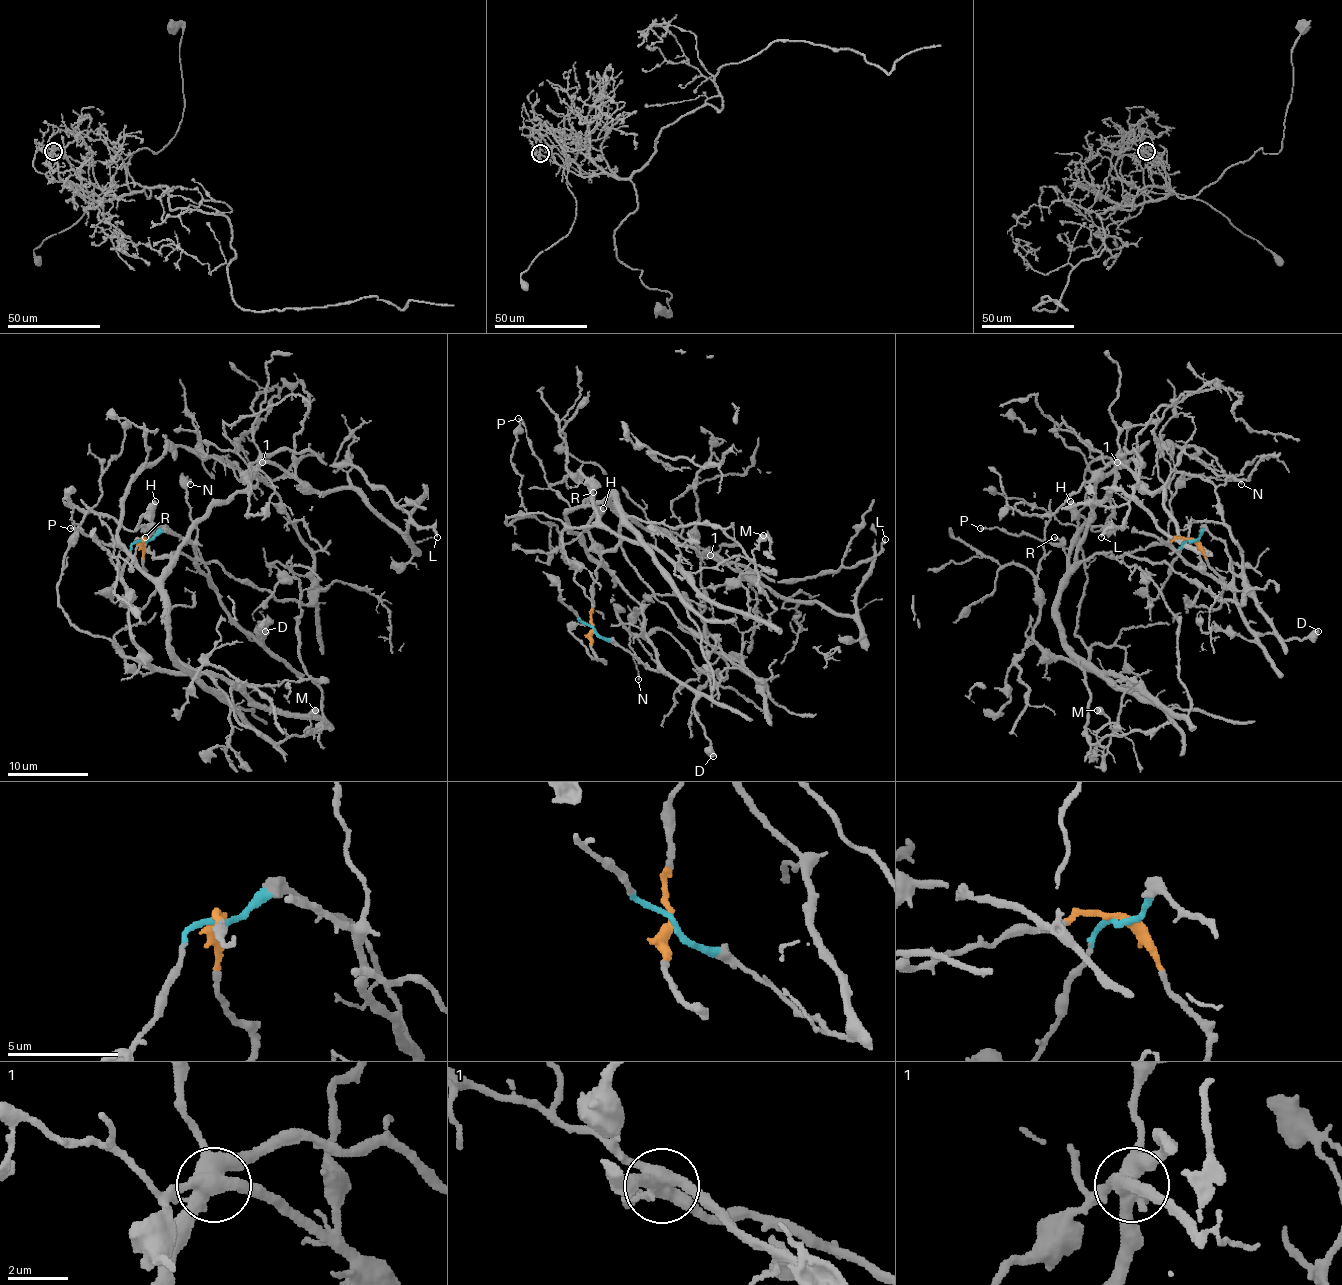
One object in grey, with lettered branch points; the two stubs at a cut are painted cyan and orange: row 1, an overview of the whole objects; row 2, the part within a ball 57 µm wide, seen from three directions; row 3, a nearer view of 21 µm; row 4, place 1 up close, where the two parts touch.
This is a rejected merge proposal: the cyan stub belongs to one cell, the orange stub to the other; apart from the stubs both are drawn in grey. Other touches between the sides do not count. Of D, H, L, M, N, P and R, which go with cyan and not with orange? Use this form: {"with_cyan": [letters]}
{"with_cyan": ["D", "H", "N"]}

